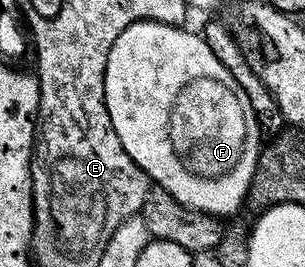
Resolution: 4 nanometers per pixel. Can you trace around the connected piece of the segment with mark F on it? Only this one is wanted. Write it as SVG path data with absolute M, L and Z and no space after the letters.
M139 20L135 24L130 24L125 30L121 30L117 42L113 42L109 50L109 62L105 66L105 106L109 110L113 130L117 138L121 138L121 146L125 146L125 152L133 158L133 162L141 166L141 170L146 173L152 185L173 194L173 198L177 198L177 202L181 202L186 208L196 208L209 216L224 218L223 216L233 215L242 206L243 200L245 204L245 197L251 191L253 174L261 151L261 143L259 144L261 129L253 114L253 106L249 106L249 94L245 94L245 90L237 86L237 78L233 78L233 74L229 74L229 70L225 70L225 66L217 62L213 50L209 50L209 46L198 31L186 32L185 29L186 27L173 24Z

